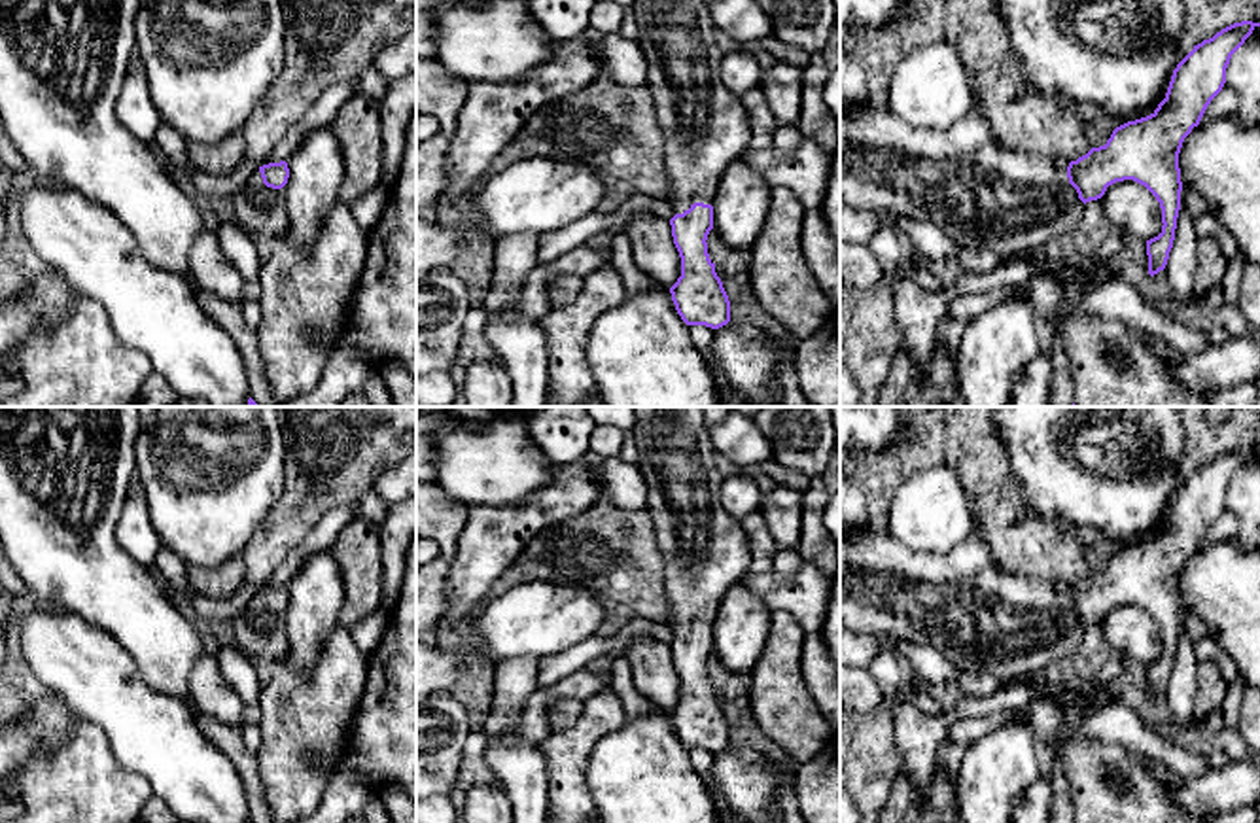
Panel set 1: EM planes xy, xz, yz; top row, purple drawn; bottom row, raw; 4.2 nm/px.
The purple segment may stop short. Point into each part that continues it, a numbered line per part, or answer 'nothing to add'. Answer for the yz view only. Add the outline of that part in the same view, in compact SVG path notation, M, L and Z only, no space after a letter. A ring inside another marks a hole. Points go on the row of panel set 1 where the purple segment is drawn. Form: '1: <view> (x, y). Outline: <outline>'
1: yz (962, 180). Outline: M976 102L946 131L912 127L870 104L840 104L840 199L853 208L929 221L957 246L988 248L1001 261L1073 240L1084 210L1067 168L1005 149Z

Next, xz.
1: xz (704, 125). Outline: M634 0L647 59L647 89L664 140L668 202L683 214L694 202L711 204L726 166L744 157L751 138L742 98L723 83L723 49L706 0Z

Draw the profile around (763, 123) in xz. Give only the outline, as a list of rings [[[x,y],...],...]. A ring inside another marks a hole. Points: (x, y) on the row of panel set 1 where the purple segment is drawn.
[[[761,85],[749,89],[742,96],[742,104],[749,115],[751,138],[747,149],[766,149],[772,146],[772,136],[779,127],[768,108],[766,95]]]

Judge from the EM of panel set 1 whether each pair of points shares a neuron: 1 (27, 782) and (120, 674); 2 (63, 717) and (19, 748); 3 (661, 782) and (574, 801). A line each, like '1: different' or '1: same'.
1: different
2: same
3: different

